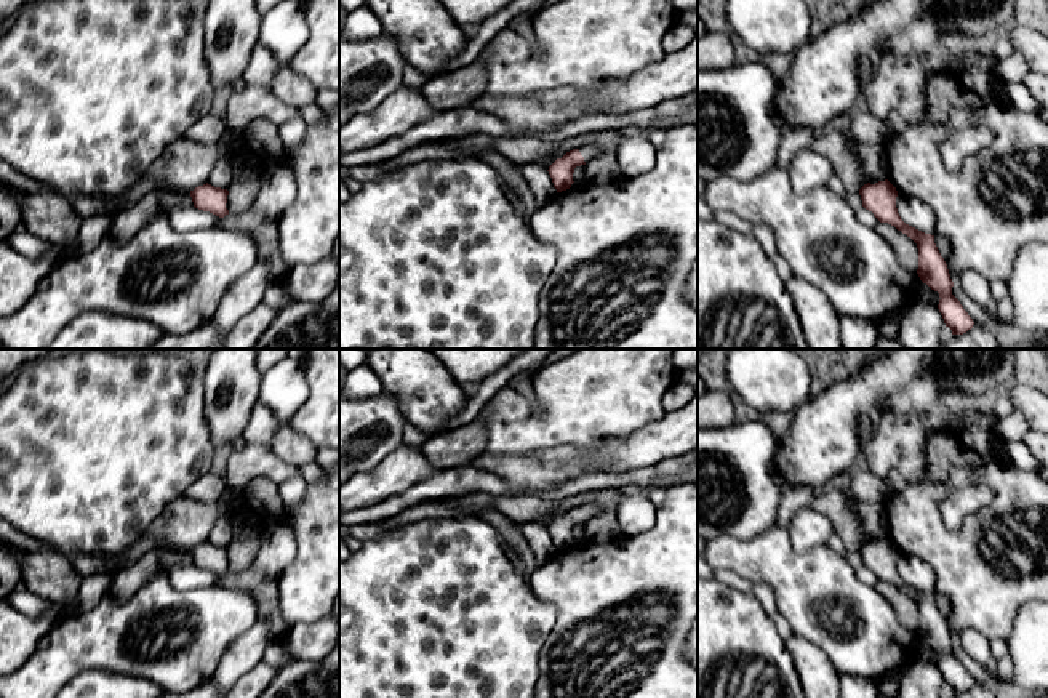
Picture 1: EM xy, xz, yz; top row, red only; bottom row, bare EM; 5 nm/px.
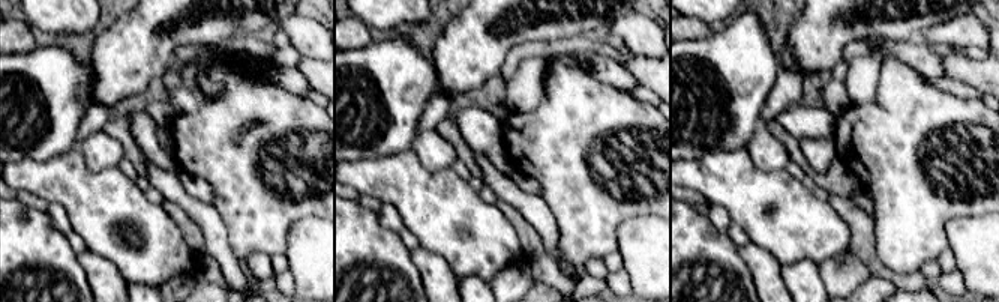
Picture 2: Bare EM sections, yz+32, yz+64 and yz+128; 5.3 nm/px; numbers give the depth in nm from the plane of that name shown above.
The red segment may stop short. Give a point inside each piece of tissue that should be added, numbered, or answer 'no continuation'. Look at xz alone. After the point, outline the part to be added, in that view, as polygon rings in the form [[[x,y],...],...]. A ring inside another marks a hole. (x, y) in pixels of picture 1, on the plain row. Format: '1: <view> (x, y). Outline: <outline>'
1: xz (588, 511). Outline: [[[581,504],[578,507],[584,515],[586,524],[589,524],[589,520],[602,511],[600,504]]]

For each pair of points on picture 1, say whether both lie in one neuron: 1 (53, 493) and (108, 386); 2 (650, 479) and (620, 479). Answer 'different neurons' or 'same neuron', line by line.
1: same neuron
2: same neuron

